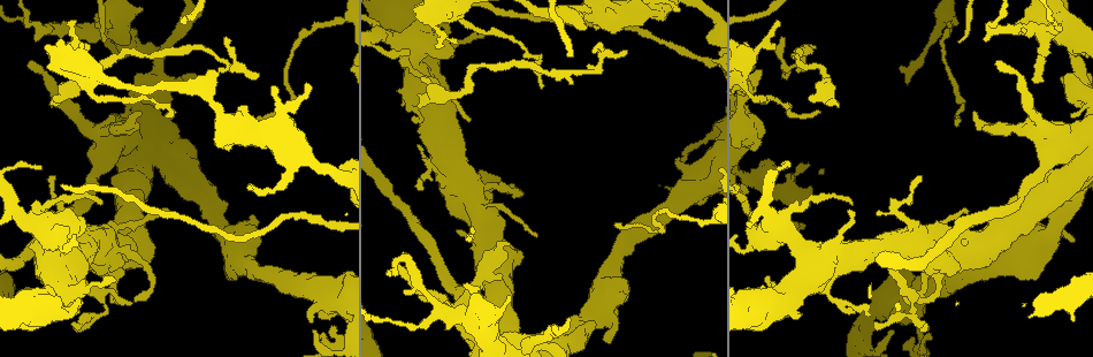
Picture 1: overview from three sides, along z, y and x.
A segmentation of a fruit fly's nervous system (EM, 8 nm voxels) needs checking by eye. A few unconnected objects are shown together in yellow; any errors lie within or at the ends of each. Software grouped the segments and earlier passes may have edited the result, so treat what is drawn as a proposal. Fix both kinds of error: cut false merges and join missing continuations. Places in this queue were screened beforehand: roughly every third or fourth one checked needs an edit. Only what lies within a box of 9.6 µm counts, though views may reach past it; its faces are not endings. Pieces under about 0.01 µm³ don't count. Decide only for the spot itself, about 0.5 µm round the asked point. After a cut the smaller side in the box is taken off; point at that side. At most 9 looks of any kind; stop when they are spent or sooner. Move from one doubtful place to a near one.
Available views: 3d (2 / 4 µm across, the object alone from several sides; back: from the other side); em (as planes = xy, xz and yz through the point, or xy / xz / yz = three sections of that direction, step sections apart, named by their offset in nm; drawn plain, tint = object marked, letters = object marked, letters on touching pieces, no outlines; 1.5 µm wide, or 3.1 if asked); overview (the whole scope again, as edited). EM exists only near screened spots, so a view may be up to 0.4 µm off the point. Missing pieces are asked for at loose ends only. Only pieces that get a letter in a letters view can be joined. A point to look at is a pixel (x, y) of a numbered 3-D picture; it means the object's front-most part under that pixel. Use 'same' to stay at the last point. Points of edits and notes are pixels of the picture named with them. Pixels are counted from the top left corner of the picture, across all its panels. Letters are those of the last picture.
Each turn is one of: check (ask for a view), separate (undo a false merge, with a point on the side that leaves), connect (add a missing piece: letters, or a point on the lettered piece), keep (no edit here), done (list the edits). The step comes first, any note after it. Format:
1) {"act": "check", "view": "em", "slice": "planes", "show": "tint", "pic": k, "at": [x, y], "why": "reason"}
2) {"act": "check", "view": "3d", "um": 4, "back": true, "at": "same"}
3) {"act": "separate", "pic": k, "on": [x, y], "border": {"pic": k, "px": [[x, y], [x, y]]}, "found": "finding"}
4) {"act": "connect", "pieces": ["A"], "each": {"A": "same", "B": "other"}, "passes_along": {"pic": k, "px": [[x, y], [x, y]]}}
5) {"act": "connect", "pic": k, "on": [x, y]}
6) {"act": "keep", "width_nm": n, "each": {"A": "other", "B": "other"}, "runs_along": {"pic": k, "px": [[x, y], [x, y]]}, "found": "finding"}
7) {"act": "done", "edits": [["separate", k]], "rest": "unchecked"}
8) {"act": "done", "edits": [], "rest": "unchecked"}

{"act": "check", "view": "3d", "um": 2, "back": true, "pic": 1, "at": [608, 341], "why": "free end"}

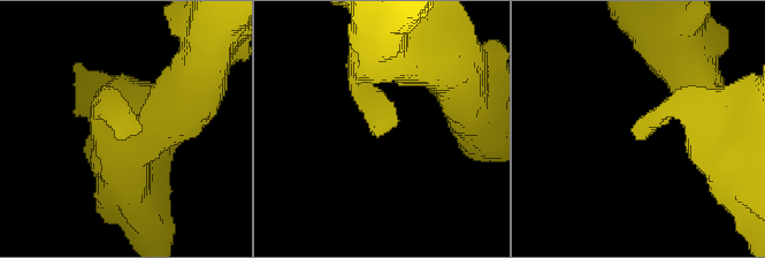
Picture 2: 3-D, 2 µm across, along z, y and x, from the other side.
{"act": "check", "view": "em", "slice": "planes", "show": "letters", "pic": 2, "at": [635, 140]}

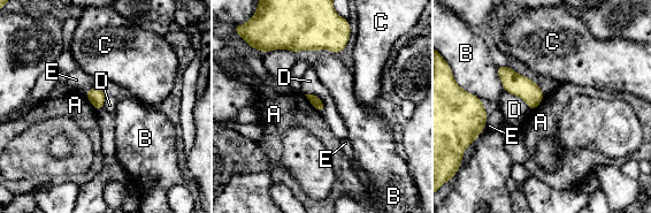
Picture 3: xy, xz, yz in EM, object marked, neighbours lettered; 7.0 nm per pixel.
{"act": "keep", "longest_contact_nm": ["D", 180], "each": {"A": "other", "B": "other", "C": "other", "D": "other", "E": "other"}, "border": {"pic": 3, "px": [[305, 93], [321, 100], [322, 112]]}, "found": "none of them fits"}

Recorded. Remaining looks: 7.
{"act": "check", "view": "em", "slice": "planes", "show": "tint", "pic": 1, "at": [435, 160], "why": "thick turns thin"}

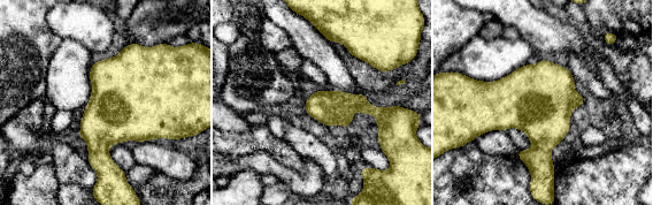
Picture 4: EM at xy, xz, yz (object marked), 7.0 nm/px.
{"act": "check", "view": "em", "slice": "planes", "show": "letters", "at": "same", "why": "what lies round it"}

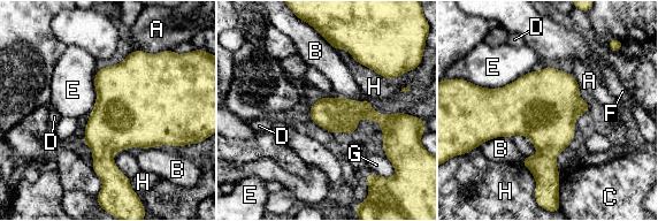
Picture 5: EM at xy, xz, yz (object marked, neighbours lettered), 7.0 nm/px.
{"act": "keep", "longest_contact_nm": ["H", 440], "each": {"A": "other", "B": "other", "C": "other", "D": "other", "E": "other", "F": "other", "G": "other", "H": "other"}, "border": {"pic": 5, "px": [[533, 69], [498, 88], [473, 84]]}, "found": "one neuron here"}

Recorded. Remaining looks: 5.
{"act": "check", "view": "3d", "um": 4, "pic": 1, "at": [926, 327]}

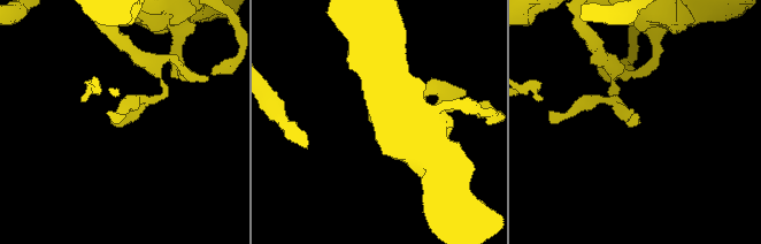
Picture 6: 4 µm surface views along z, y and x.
{"act": "check", "view": "em", "slice": "planes", "show": "letters", "pic": 6, "at": [370, 121]}

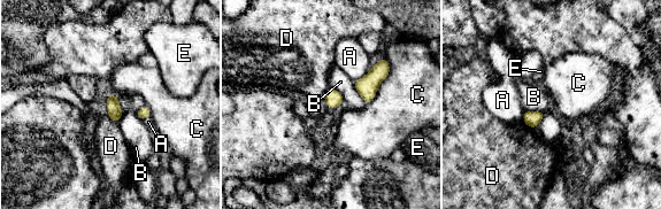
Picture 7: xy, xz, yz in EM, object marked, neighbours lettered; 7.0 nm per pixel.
{"act": "keep", "longest_contact_nm": ["C", 380], "each": {"A": "other", "B": "other", "C": "other", "D": "other", "E": "other"}, "border": {"pic": 7, "px": [[522, 122], [533, 129]]}, "found": "no lettered piece goes on from it"}

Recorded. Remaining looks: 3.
{"act": "check", "view": "em", "slice": "xy", "step": 8, "show": "letters", "pic": 1, "at": [595, 48], "why": "thin end"}

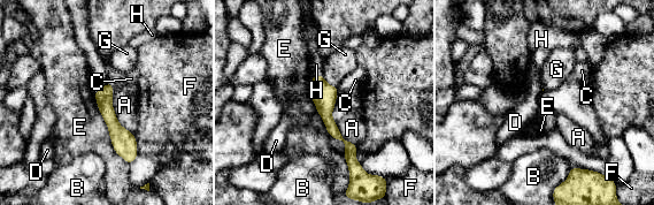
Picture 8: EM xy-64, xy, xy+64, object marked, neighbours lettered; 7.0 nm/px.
{"act": "connect", "pieces": ["H"], "each": {"A": "other", "B": "other", "C": "other", "D": "other", "E": "other", "F": "other", "G": "other", "H": "same"}, "passes_along": {"pic": 8, "px": [[324, 96], [317, 75], [316, 59]]}, "found": "the neuron continues"}

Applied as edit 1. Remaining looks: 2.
{"act": "done", "edits": [["connect", 8]], "rest": "unchecked"}

